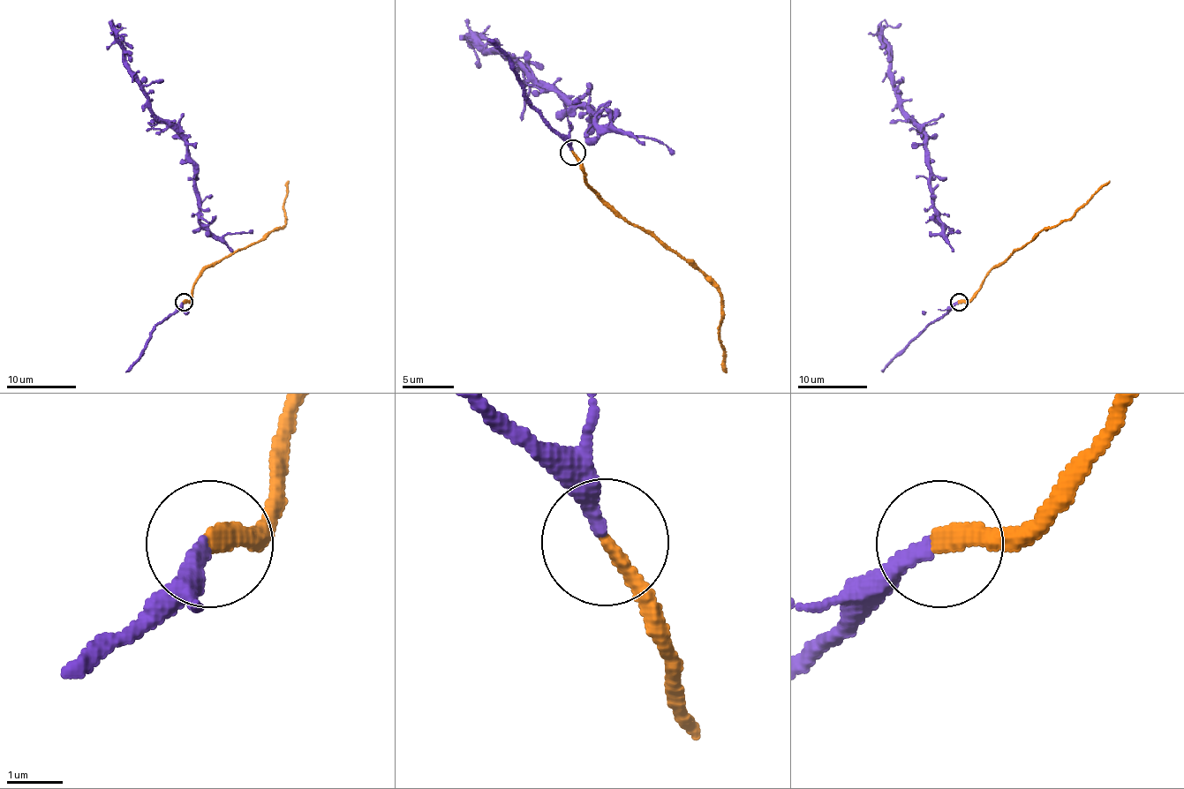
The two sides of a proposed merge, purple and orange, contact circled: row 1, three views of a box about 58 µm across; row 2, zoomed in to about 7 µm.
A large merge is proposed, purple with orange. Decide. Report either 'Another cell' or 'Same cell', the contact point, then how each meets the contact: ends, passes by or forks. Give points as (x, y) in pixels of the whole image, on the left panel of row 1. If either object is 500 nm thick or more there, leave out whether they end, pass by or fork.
Same cell. Place: (184, 302). At the ring purple ends. At the ring orange ends

